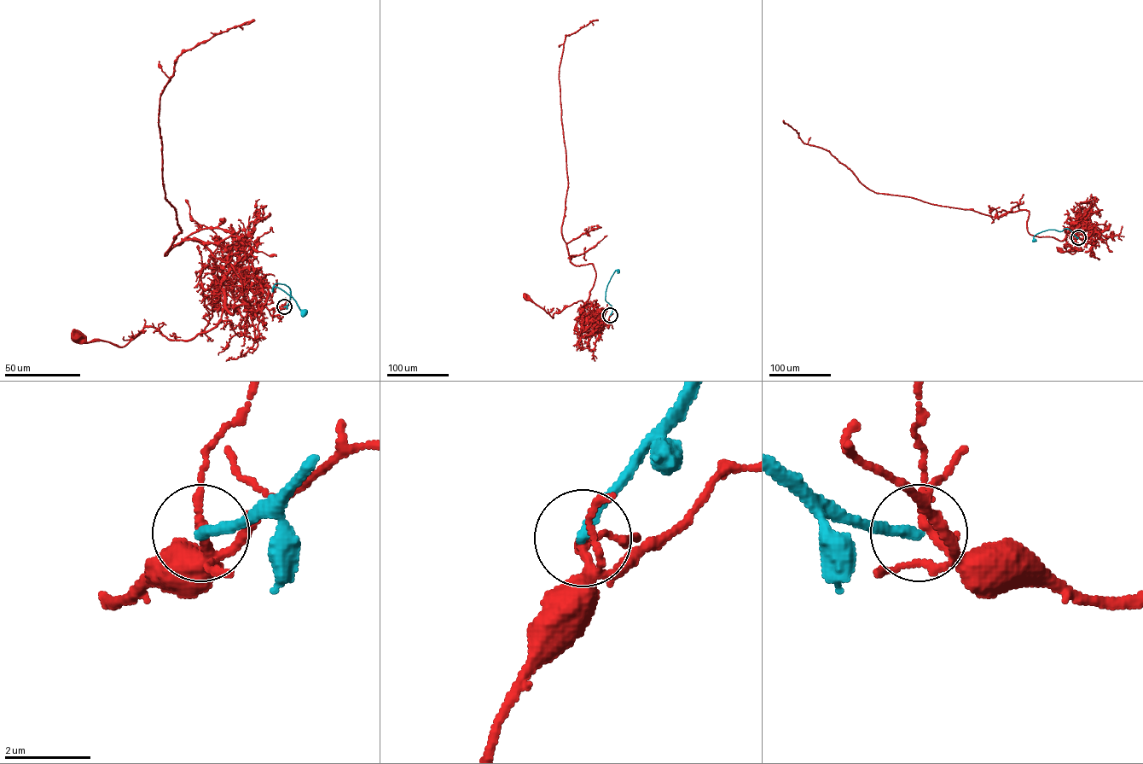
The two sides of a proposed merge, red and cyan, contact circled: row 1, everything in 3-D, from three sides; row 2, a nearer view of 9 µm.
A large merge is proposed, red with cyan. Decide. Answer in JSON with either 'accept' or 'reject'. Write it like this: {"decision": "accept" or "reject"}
{"decision": "reject"}

